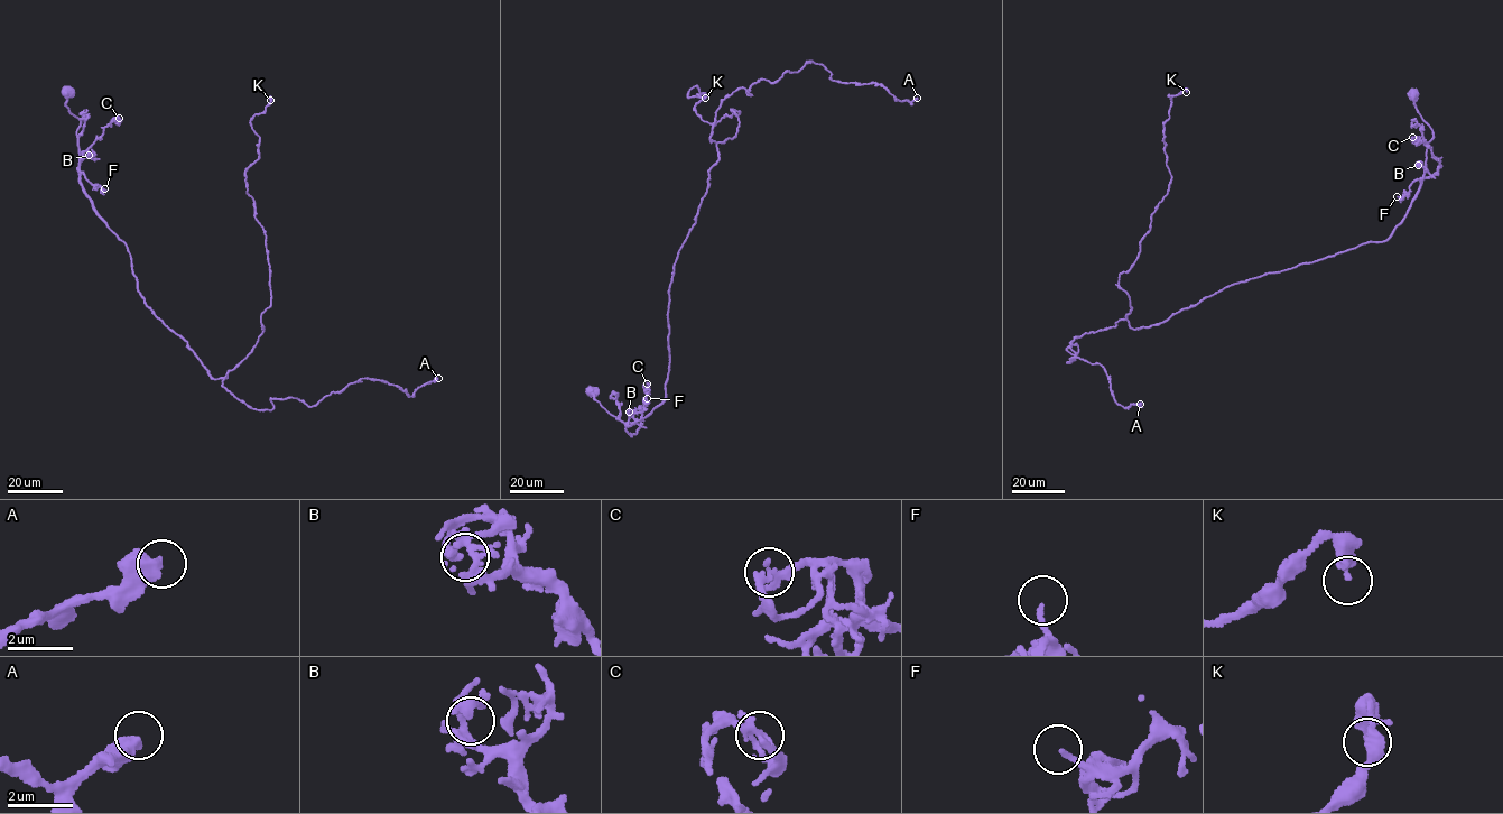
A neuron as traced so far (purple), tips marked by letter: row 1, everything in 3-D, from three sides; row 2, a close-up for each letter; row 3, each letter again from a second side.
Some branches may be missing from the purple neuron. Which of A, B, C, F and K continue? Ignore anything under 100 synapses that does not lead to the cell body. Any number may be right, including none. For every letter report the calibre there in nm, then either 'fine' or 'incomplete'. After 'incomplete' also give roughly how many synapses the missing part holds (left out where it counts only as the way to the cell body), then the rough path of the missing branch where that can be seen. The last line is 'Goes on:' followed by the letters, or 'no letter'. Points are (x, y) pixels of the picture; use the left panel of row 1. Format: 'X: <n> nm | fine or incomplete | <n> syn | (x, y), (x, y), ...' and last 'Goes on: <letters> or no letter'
A: 400 nm | fine
B: 200 nm | fine
C: 200 nm | fine
F: 150 nm | fine
K: 340 nm | fine
Goes on: no letter

